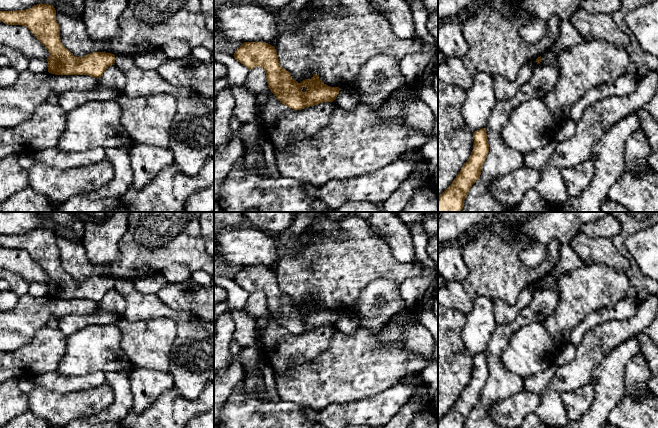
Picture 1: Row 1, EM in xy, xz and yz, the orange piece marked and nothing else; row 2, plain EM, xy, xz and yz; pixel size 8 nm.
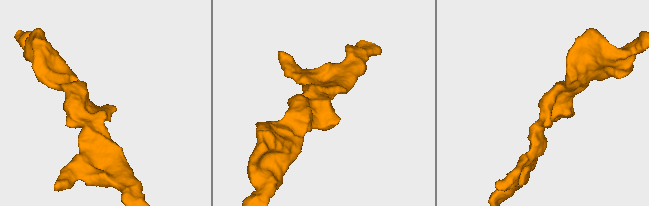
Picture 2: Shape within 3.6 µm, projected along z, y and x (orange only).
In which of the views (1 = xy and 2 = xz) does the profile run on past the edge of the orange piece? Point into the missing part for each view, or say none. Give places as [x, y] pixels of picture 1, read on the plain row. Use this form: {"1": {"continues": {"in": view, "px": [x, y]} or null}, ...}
{"1": {"continues": null}, "2": {"continues": null}}

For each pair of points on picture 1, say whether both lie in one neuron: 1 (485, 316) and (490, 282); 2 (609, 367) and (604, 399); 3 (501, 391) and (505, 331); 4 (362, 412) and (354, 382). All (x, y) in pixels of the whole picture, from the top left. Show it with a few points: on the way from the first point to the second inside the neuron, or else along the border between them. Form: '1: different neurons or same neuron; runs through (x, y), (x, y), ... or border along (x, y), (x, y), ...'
1: different neurons; border along (491, 298), (478, 296), (469, 311)
2: same neuron; runs through (609, 375), (609, 391)
3: same neuron; runs through (498, 376), (495, 365), (495, 346)
4: different neurons; border along (381, 392), (347, 402), (335, 403)

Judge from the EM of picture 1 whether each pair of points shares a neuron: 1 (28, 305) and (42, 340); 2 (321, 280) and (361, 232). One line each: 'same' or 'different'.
1: different
2: same

